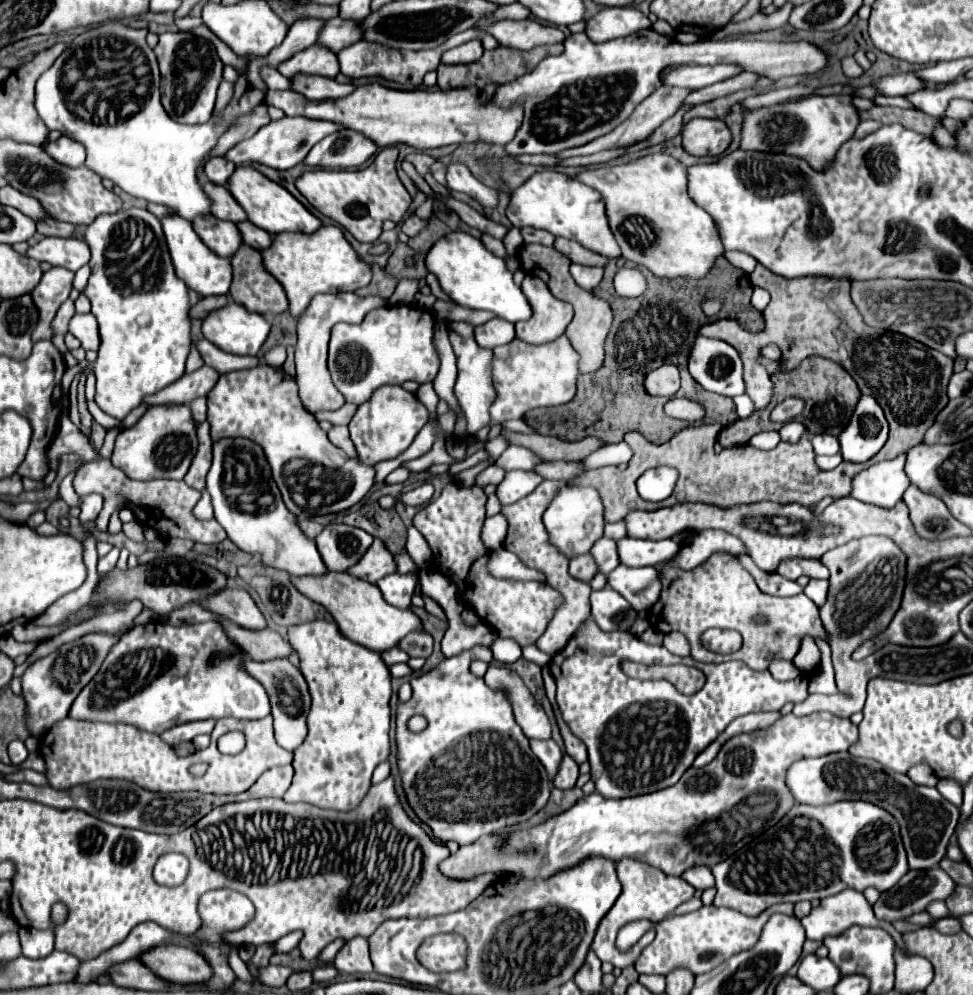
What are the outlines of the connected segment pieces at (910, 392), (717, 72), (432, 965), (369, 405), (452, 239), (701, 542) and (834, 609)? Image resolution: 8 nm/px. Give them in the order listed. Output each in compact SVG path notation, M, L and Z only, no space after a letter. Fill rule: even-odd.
M758 264L758 268L750 274L750 280L754 286L768 290L772 296L768 308L764 310L766 328L758 334L752 334L746 332L736 320L716 320L712 324L706 324L700 334L724 340L738 350L744 362L744 382L748 388L748 396L754 400L758 410L766 408L772 400L774 382L770 374L774 374L782 366L794 368L806 356L820 354L822 358L838 362L856 380L862 394L874 396L876 402L882 406L886 420L890 422L888 442L884 444L882 452L878 452L878 456L864 464L864 468L882 460L892 460L898 454L904 454L916 444L924 442L926 430L934 424L938 412L950 400L946 388L950 376L954 374L954 362L948 356L908 336L868 326L850 298L850 282L846 280L836 282L814 276L788 280L766 270L762 264ZM768 342L776 342L780 346L782 358L778 362L764 358L764 364L768 368L766 370L760 364L760 346L766 346Z
M686 64L672 68L668 74L664 74L662 84L664 86L678 86L678 88L704 88L714 82L722 82L726 78L732 78L740 74L740 68L734 68L732 64L718 64L718 66L698 66L698 64Z
M438 934L418 948L418 960L432 972L456 972L466 968L468 944L460 934Z
M382 386L368 402L358 406L350 422L350 438L360 460L374 466L376 462L402 454L428 420L428 408L412 392L406 392L402 386Z
M452 232L440 238L426 256L426 268L438 276L442 290L460 306L474 308L474 310L488 310L498 318L508 322L522 322L530 320L534 310L524 296L522 288L514 282L512 272L508 270L506 262L494 256L482 240L466 234L466 232Z
M708 530L694 534L690 544L684 544L678 552L678 556L670 562L674 568L680 570L692 570L700 566L710 554L726 552L726 554L746 554L746 548L742 548L742 542L726 532Z
M866 536L852 540L836 550L830 550L820 560L830 570L830 592L826 604L820 610L820 618L830 638L832 664L846 664L854 648L862 646L866 640L870 640L870 636L878 636L878 632L882 634L884 628L888 628L890 620L894 618L896 610L900 608L904 594L904 580L906 580L906 554L886 536Z

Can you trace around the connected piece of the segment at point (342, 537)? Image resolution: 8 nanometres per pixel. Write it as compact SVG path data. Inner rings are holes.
M328 524L316 536L316 546L330 570L344 572L362 558L372 540L374 538L360 528L346 524Z

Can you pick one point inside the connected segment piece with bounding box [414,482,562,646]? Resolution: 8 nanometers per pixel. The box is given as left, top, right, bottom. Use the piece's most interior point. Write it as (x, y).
(521, 609)

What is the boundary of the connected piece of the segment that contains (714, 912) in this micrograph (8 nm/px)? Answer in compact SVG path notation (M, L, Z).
M774 904L756 918L742 916L740 912L734 912L730 908L716 908L716 906L702 906L700 910L684 916L670 916L654 924L656 938L642 950L634 966L638 974L668 974L678 966L684 966L694 974L708 972L710 968L714 968L714 964L754 946L760 938L764 924L774 912L794 916L794 904Z

